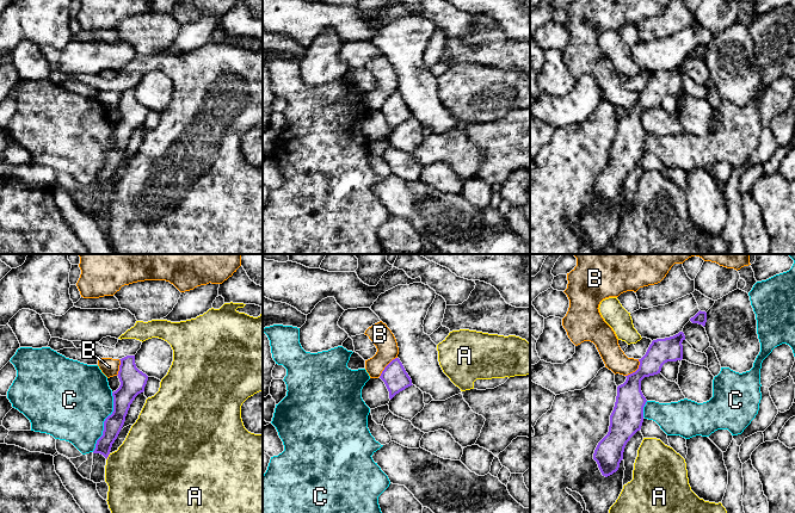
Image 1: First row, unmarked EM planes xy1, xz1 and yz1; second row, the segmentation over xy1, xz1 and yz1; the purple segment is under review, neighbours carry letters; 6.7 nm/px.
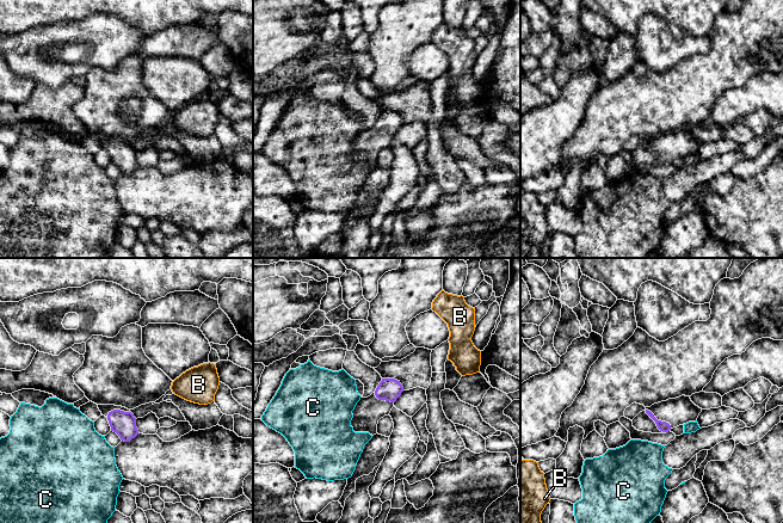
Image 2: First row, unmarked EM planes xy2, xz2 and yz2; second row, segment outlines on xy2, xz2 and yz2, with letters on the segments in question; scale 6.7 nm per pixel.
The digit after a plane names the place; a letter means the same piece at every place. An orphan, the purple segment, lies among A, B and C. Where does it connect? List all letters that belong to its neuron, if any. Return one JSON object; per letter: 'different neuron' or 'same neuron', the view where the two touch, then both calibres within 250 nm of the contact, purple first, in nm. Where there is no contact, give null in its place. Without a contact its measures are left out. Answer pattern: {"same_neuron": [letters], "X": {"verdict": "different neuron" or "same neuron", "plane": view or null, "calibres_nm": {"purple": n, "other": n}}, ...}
{"same_neuron": [], "A": {"verdict": "different neuron", "plane": "xy1", "calibres_nm": {"purple": 130, "other": 460}}, "B": {"verdict": "different neuron", "plane": "xz1", "calibres_nm": {"purple": 160, "other": 150}}, "C": {"verdict": "different neuron", "plane": "xy1", "calibres_nm": {"purple": 140, "other": 480}}}

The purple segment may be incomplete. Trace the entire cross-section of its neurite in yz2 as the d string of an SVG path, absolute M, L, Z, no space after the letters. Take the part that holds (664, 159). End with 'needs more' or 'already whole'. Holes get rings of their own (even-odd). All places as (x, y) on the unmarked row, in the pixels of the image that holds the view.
M682 128L646 140L646 146L655 154L658 161L668 165L671 161L689 154L696 154L702 141L690 129Z; needs more

